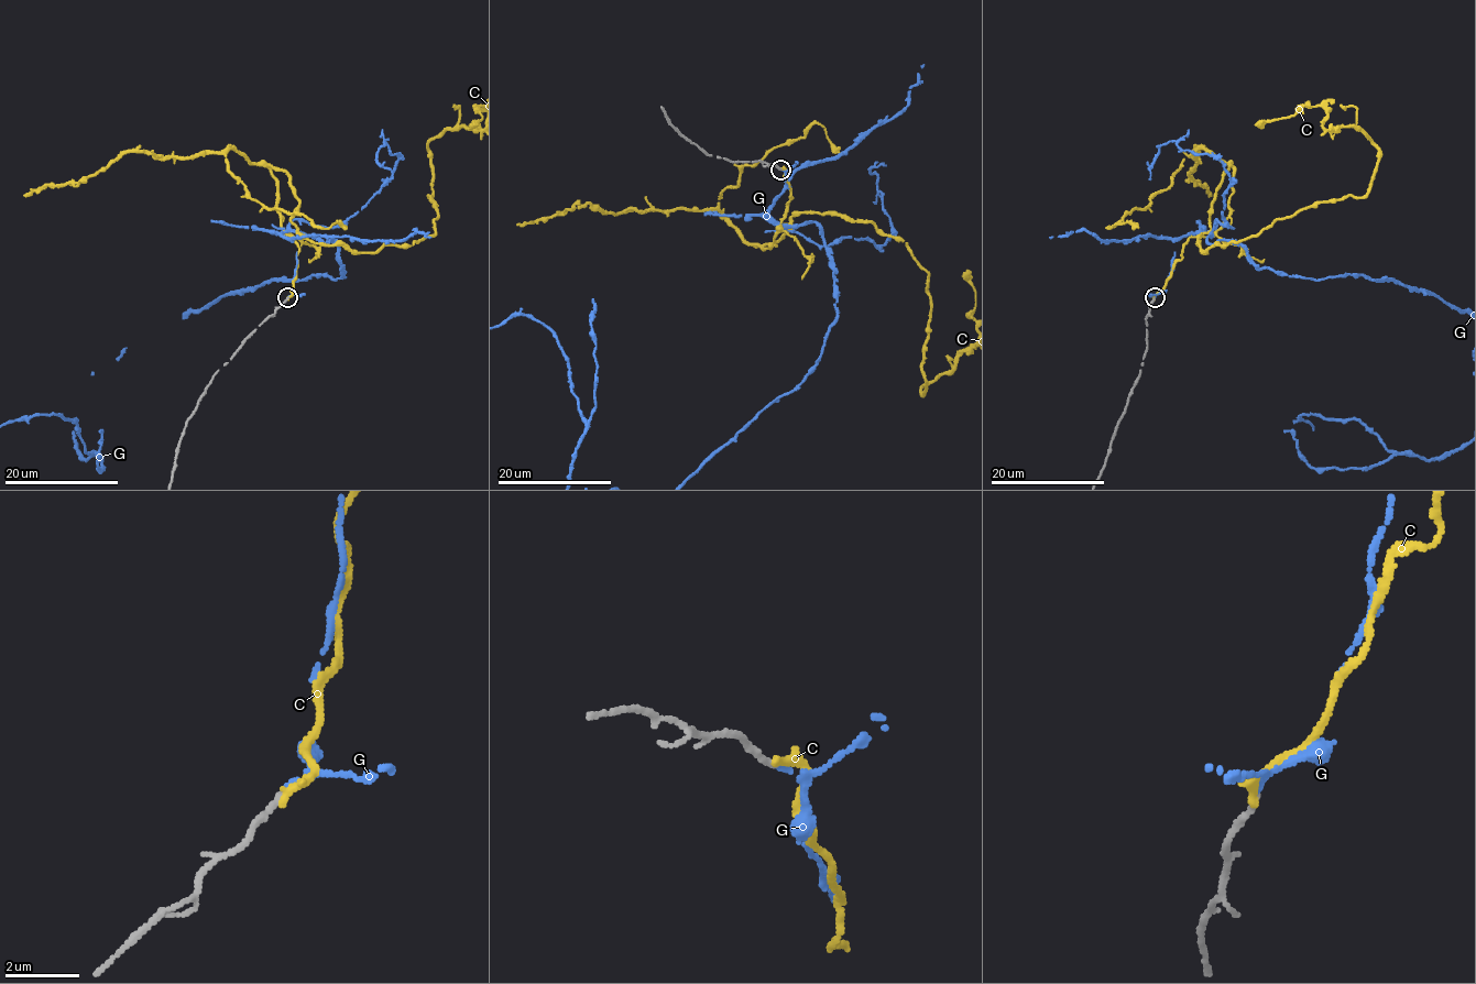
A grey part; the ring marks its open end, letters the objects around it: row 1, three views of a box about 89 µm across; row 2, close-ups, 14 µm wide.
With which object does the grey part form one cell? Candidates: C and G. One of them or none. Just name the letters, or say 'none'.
G

